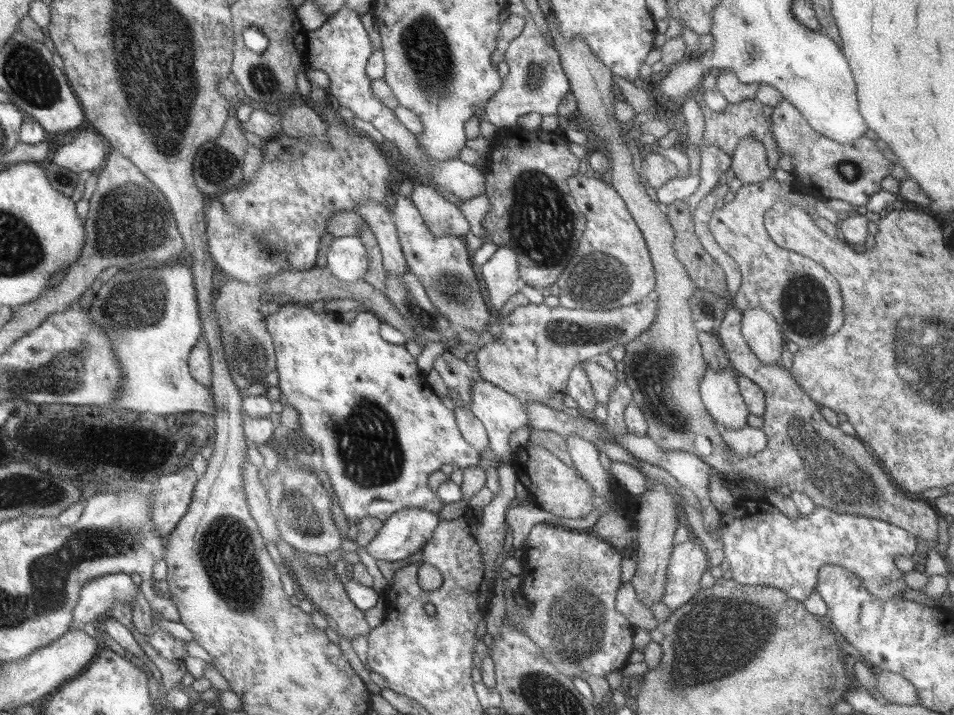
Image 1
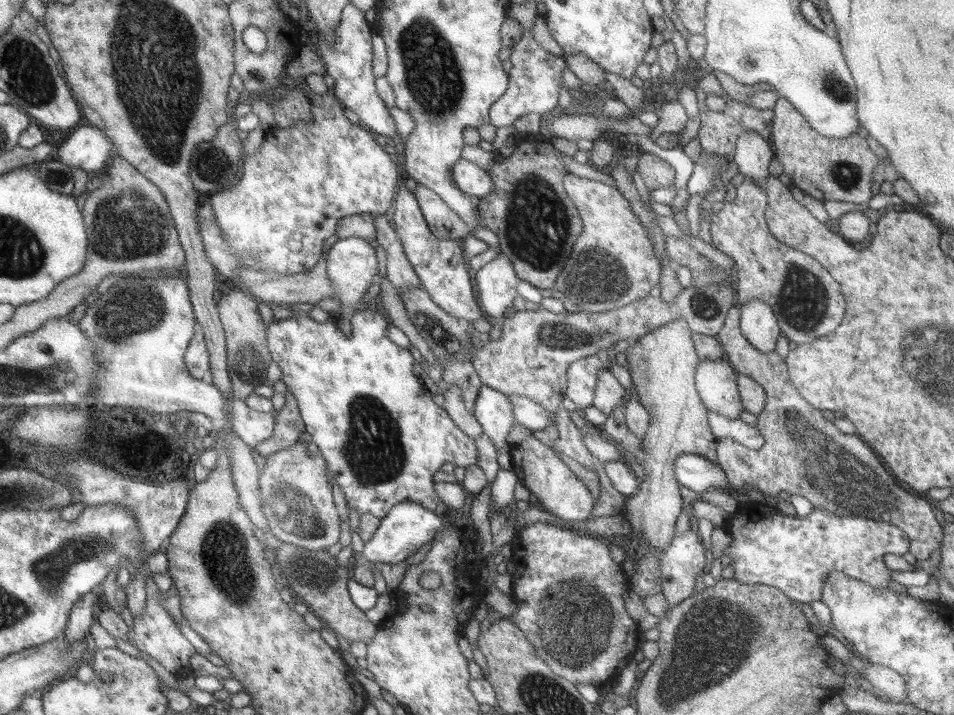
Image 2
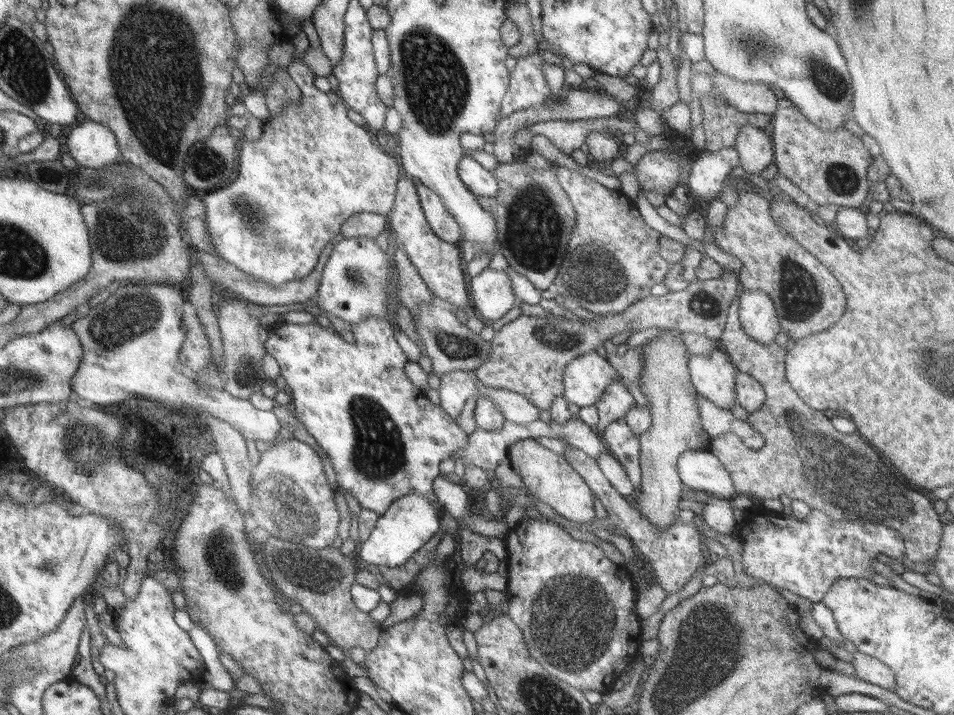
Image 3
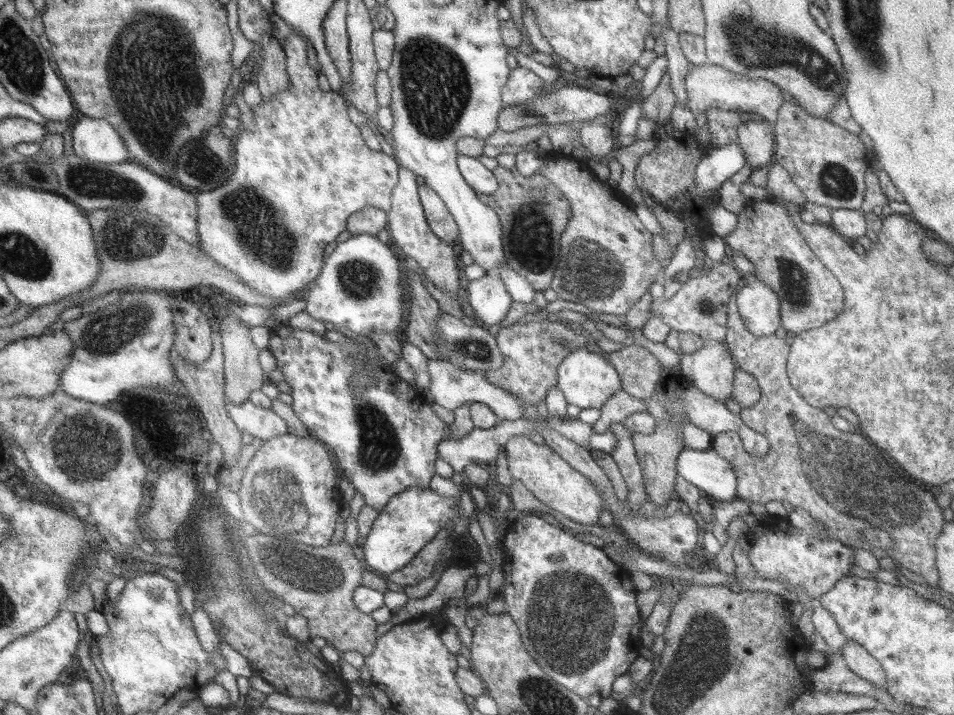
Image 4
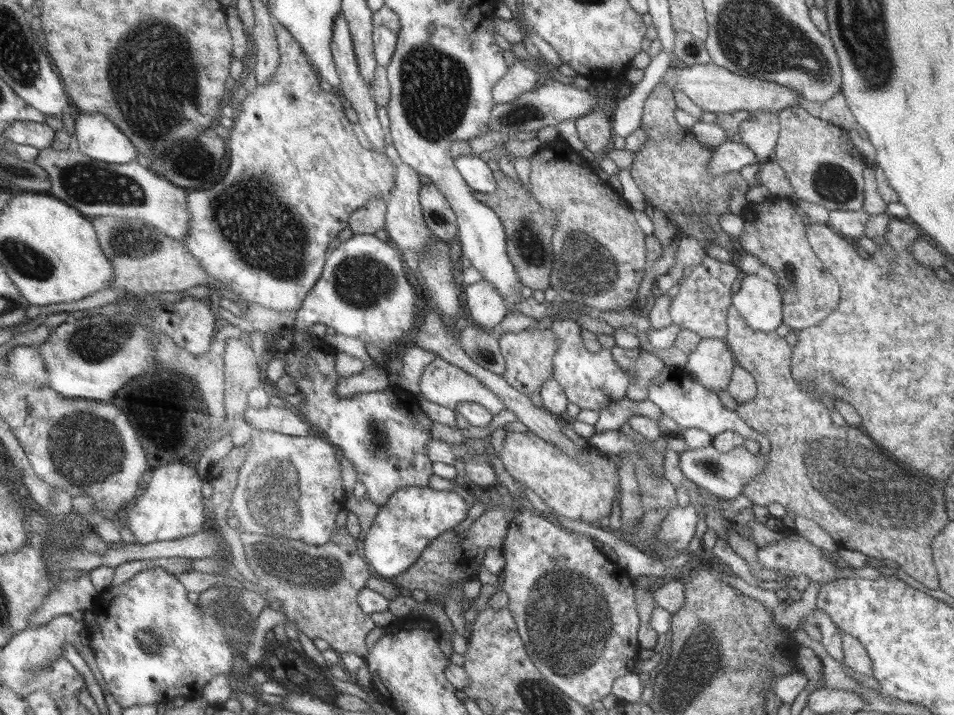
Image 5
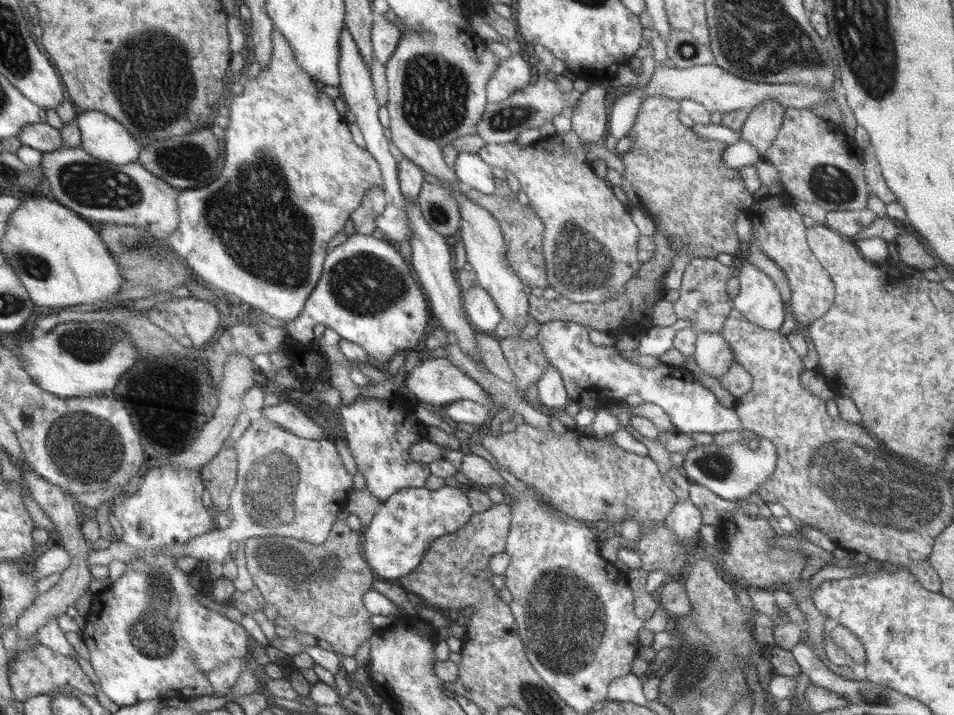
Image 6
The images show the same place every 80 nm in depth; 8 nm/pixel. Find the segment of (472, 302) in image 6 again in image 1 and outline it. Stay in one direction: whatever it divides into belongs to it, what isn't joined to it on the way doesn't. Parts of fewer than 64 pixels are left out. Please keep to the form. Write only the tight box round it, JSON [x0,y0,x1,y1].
[480,246,522,312]

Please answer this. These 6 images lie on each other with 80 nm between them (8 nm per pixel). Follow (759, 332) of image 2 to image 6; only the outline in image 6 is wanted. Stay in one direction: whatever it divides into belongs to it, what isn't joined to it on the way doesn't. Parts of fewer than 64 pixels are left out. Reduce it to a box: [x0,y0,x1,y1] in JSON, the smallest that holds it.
[733,249,786,331]

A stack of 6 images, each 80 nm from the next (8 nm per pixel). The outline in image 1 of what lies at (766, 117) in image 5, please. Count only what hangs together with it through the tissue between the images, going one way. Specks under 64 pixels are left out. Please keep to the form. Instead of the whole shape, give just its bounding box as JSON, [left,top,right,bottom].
[730,138,774,184]

